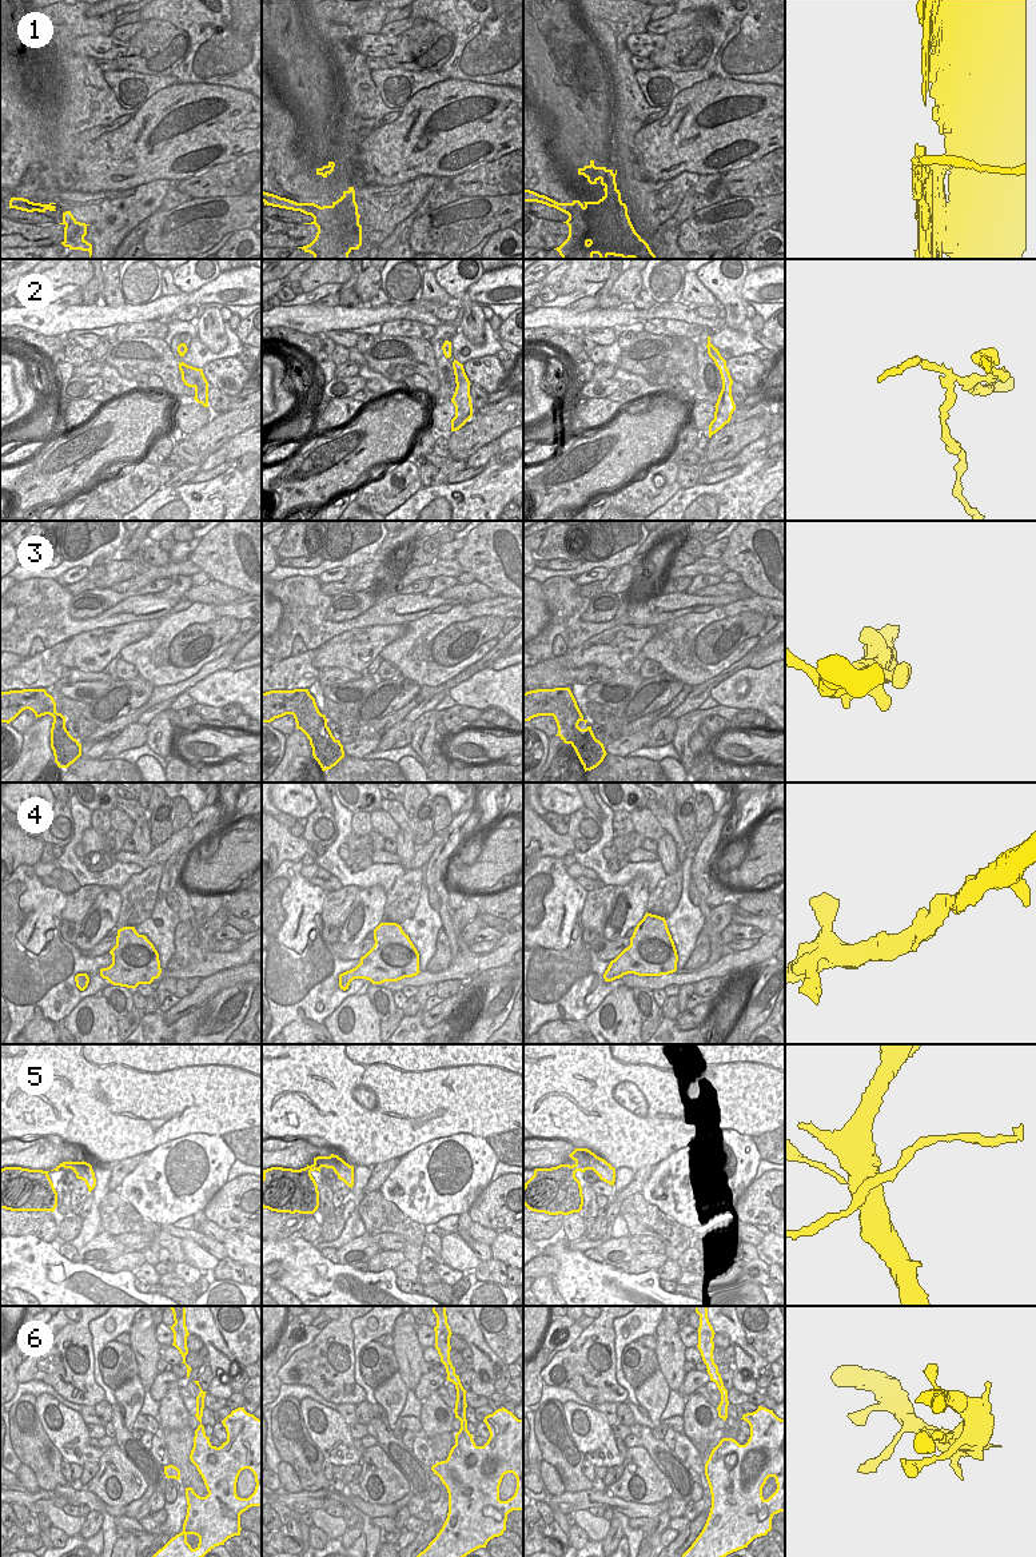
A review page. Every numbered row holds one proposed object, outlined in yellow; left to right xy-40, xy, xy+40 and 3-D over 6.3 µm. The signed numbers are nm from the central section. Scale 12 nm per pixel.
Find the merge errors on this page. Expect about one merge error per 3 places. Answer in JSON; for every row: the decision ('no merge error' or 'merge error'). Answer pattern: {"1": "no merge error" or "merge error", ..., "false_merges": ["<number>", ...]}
{"1": "merge error", "2": "merge error", "3": "no merge error", "4": "no merge error", "5": "merge error", "6": "no merge error", "false_merges": ["1", "2", "5"]}

